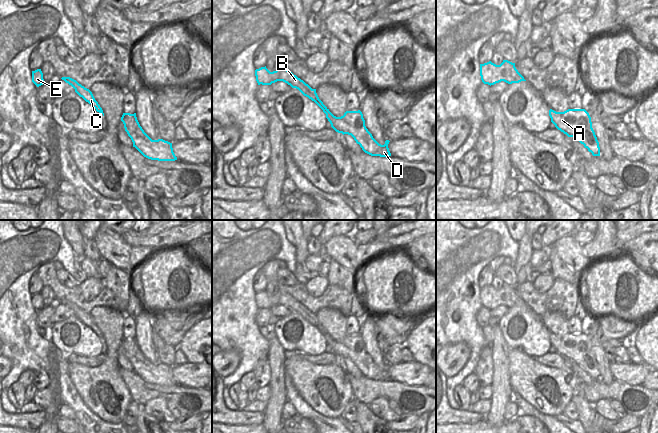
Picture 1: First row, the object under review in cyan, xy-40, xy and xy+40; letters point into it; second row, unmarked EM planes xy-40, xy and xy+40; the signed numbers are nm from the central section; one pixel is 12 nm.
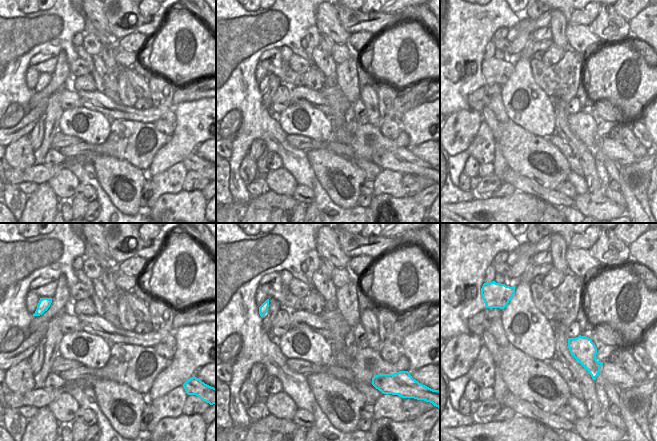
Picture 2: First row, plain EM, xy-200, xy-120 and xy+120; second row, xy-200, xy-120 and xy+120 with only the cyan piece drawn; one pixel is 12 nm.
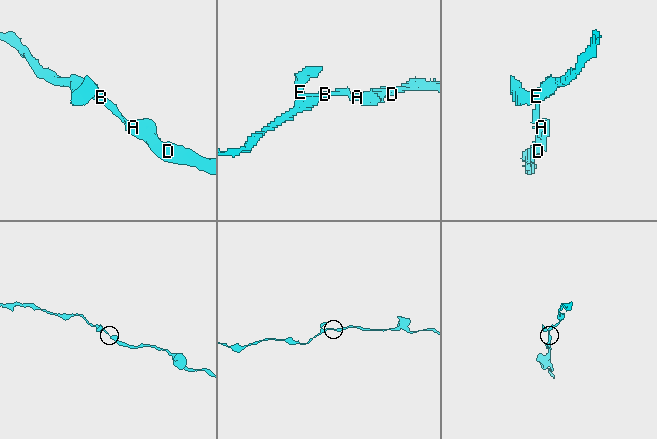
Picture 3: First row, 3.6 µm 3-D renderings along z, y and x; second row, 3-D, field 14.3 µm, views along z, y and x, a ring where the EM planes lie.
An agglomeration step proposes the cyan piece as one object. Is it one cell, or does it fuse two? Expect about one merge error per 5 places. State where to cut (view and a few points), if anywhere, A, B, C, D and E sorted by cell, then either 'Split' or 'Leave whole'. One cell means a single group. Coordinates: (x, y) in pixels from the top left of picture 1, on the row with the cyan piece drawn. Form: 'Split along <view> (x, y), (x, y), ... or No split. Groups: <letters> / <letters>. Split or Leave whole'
No split. Groups: A B C D E. Leave whole.

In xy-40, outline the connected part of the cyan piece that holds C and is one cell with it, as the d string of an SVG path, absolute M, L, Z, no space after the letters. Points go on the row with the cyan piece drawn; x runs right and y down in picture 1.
M62 77L61 79L64 80L66 83L68 83L69 85L71 85L75 89L75 92L80 97L82 97L86 102L91 104L92 107L95 108L97 112L102 113L104 116L102 108L98 104L98 102L95 100L92 92L89 89L85 88L84 86L79 84L76 80L70 77Z

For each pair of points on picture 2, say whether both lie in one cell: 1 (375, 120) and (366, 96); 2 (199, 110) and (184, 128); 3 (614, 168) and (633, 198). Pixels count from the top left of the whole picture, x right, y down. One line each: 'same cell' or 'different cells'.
1: same cell
2: same cell
3: same cell

